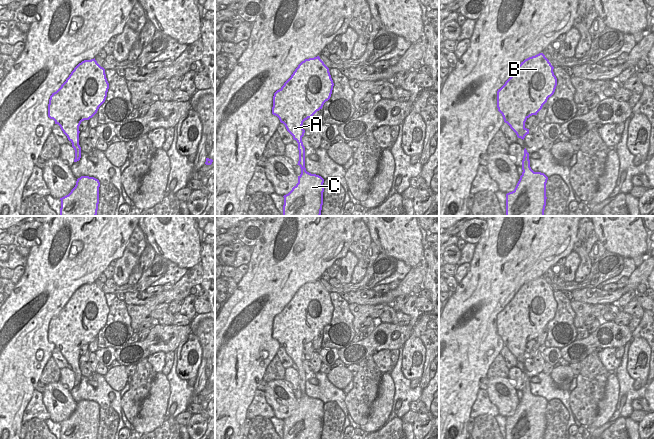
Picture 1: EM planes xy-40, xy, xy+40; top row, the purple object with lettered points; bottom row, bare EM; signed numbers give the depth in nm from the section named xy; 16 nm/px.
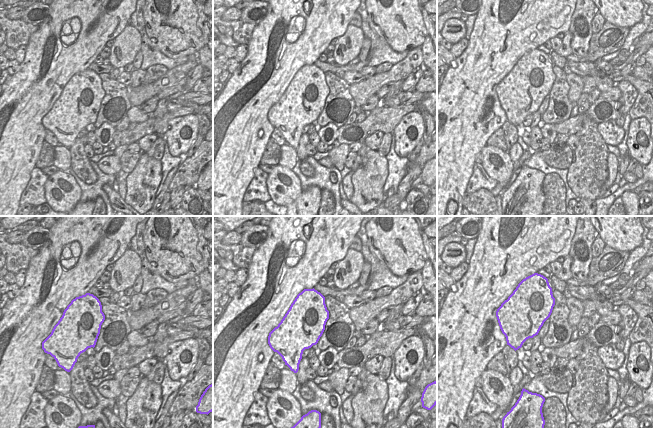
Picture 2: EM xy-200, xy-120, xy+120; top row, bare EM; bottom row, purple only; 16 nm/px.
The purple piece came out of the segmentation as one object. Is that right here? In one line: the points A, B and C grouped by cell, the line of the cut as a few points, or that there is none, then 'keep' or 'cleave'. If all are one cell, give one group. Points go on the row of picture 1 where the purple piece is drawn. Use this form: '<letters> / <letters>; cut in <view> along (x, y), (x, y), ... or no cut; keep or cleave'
A B C; no cut; keep

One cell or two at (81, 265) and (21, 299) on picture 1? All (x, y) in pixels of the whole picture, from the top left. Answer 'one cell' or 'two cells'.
one cell

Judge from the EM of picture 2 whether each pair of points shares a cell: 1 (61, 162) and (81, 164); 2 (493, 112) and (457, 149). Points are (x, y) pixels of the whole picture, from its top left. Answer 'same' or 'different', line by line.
1: different
2: same

